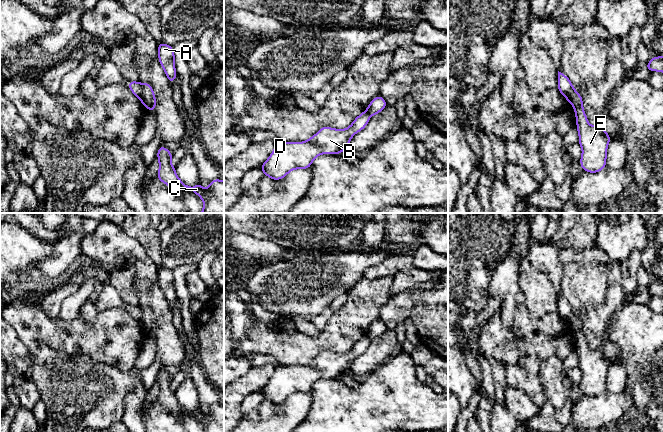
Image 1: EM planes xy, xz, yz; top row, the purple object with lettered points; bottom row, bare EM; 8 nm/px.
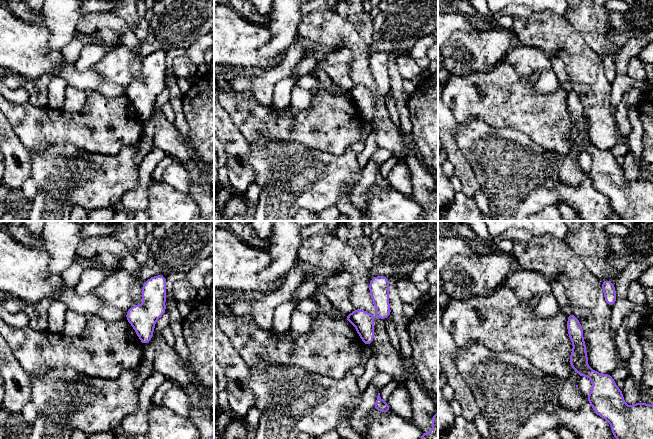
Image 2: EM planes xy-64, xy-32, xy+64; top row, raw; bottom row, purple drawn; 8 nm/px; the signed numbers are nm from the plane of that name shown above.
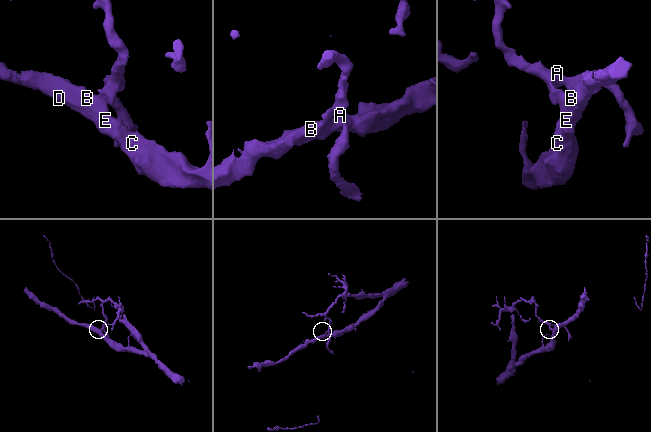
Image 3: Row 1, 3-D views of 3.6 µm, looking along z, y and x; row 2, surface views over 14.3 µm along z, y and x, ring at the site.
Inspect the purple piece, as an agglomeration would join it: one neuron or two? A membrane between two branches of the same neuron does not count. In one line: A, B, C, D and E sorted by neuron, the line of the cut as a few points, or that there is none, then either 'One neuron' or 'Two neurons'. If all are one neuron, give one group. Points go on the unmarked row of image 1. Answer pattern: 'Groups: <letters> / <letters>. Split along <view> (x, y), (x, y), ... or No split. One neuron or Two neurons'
Groups: A / B C D E. Split along xy (140, 307), (142, 322), (145, 328). Two neurons

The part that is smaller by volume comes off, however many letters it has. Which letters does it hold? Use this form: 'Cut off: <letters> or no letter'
Cut off: A

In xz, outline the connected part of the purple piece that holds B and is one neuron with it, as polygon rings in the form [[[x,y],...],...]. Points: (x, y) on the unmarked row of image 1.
[[[362,336],[346,353],[322,351],[304,366],[278,366],[268,383],[260,390],[265,400],[281,404],[294,393],[307,393],[321,378],[341,378],[348,373],[351,362],[363,354],[370,344],[369,337]]]

